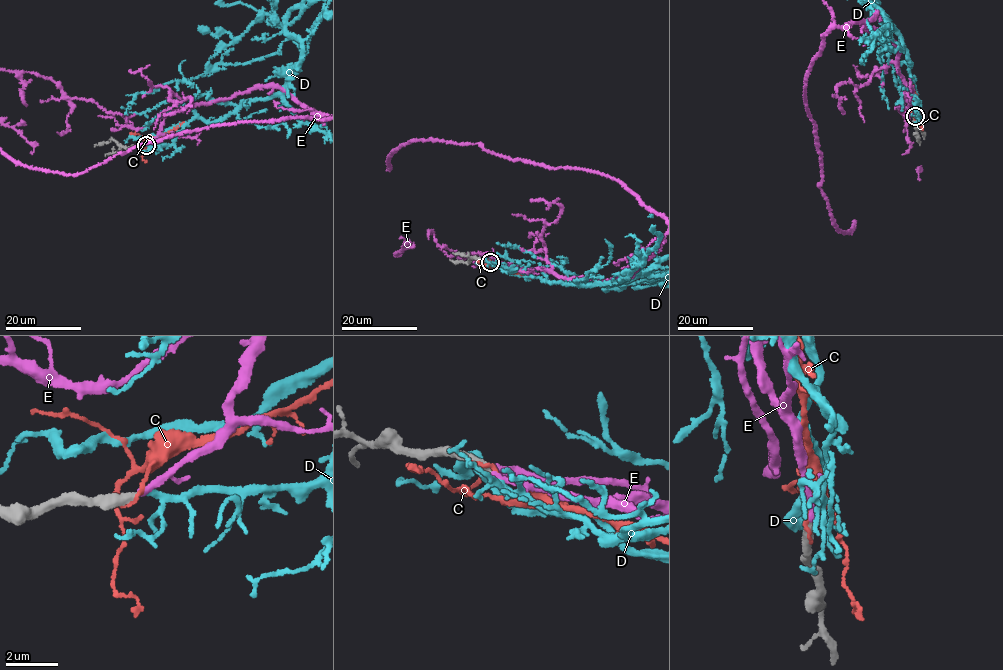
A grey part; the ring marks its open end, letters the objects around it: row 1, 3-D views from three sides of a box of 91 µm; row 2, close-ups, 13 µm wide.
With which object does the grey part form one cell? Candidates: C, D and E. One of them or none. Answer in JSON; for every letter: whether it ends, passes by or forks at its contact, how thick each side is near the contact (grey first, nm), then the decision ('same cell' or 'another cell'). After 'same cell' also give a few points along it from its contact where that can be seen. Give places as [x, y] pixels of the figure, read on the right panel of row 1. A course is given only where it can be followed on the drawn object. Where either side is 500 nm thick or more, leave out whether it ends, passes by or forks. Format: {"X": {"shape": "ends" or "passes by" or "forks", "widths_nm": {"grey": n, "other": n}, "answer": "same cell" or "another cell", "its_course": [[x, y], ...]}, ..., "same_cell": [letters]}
{"C": {"shape": "ends", "widths_nm": {"grey": 440, "other": 120}, "answer": "another cell"}, "D": {"shape": "passes by", "widths_nm": {"grey": 360, "other": 140}, "answer": "another cell"}, "E": {"shape": "ends", "widths_nm": {"grey": 360, "other": 200}, "answer": "same cell"}, "same_cell": ["E"]}

